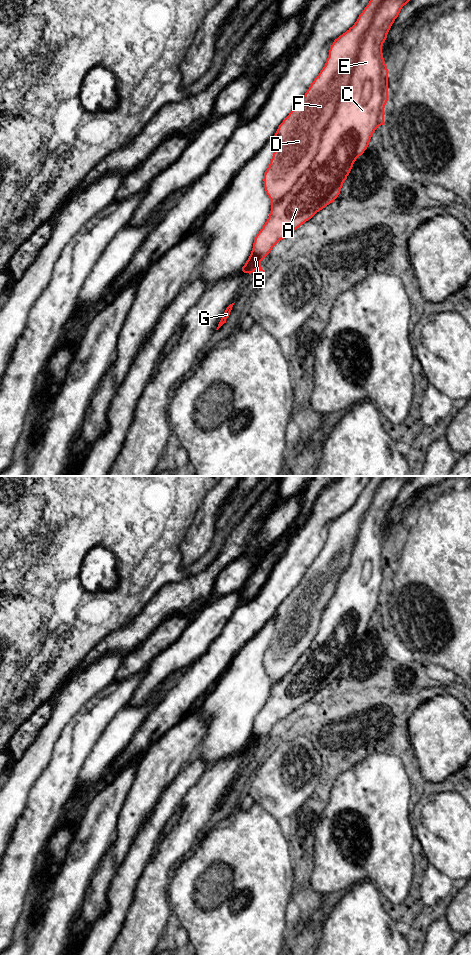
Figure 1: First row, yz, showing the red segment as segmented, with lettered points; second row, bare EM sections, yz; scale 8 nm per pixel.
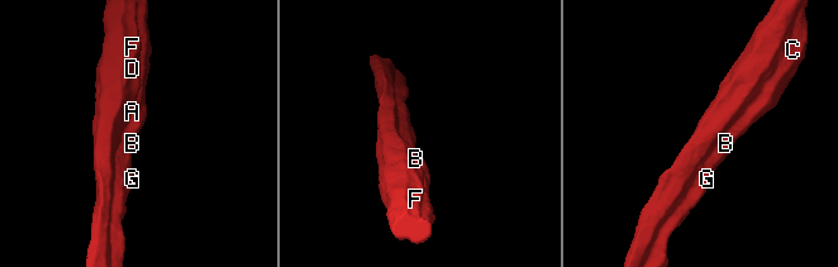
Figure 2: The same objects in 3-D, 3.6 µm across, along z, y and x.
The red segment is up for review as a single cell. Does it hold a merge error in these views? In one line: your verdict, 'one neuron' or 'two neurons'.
two neurons

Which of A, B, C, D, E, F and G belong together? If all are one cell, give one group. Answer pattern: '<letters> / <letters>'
A B C E G / D F

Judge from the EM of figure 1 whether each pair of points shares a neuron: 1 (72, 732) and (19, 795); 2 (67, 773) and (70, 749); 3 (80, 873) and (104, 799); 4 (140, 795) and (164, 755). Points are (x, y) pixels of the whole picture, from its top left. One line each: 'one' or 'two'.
1: two
2: one
3: one
4: one

